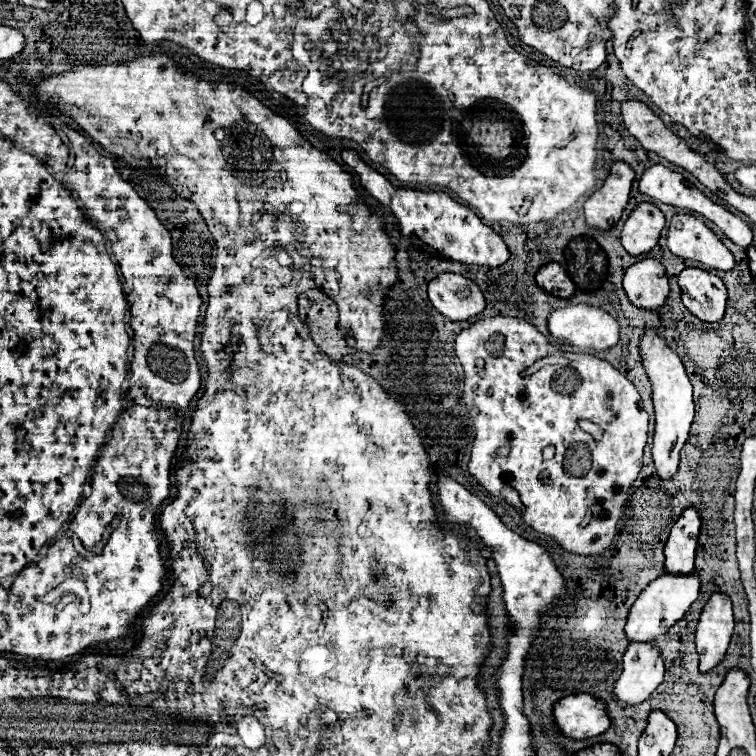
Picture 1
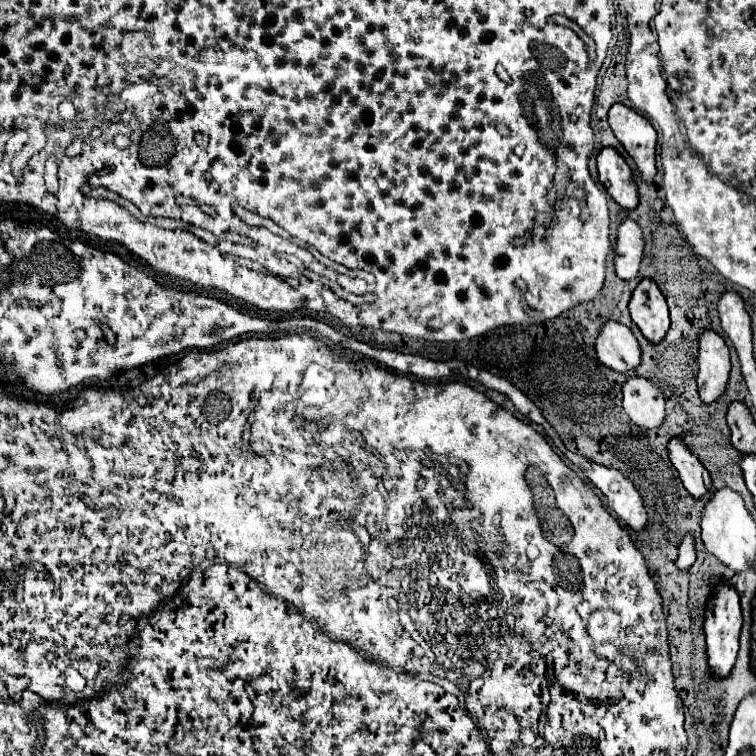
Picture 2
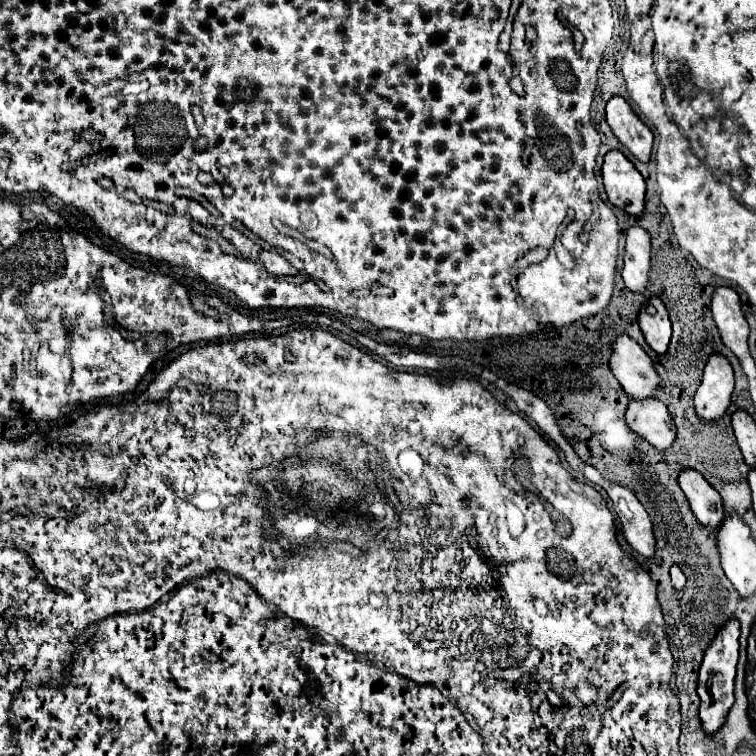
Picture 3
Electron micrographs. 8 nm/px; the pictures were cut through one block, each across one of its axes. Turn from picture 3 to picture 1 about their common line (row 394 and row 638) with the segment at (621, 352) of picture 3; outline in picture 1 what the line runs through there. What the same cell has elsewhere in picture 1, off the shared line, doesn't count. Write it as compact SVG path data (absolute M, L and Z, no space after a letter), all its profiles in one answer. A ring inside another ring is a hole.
M694 570L692 574L662 574L656 578L634 602L628 622L626 622L626 636L630 642L648 642L662 634L666 634L678 620L684 618L684 614L694 604L696 596L700 594L700 574Z

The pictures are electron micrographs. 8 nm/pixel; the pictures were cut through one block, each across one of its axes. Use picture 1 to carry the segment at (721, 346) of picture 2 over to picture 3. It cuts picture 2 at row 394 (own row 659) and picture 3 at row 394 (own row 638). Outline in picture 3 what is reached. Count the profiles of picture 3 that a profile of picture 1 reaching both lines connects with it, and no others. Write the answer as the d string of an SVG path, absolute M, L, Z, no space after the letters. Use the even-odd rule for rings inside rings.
M714 352L706 362L702 384L698 386L694 396L698 416L706 420L718 420L730 406L732 390L734 390L732 366L722 354Z

